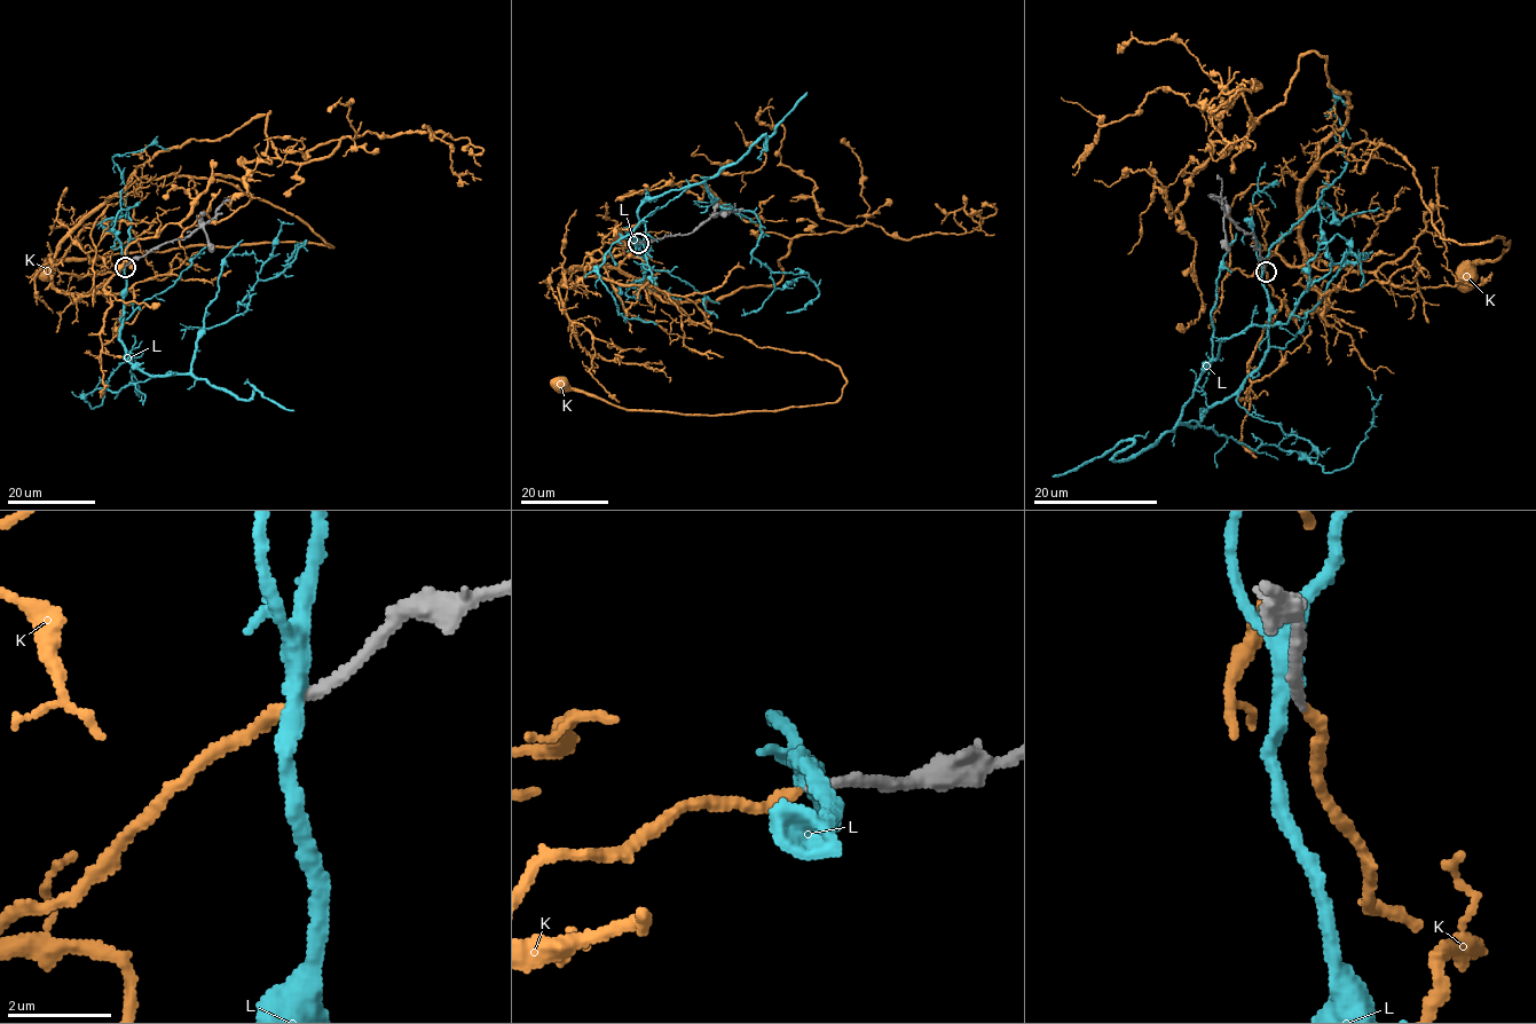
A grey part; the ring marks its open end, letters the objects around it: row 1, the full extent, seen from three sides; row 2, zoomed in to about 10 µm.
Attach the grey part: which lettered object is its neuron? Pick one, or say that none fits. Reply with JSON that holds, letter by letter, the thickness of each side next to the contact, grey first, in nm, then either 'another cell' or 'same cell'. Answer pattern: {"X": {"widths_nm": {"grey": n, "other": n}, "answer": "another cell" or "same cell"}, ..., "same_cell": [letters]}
{"K": {"widths_nm": {"grey": 200, "other": 240}, "answer": "same cell"}, "L": {"widths_nm": {"grey": 240, "other": 320}, "answer": "another cell"}, "same_cell": ["K"]}

